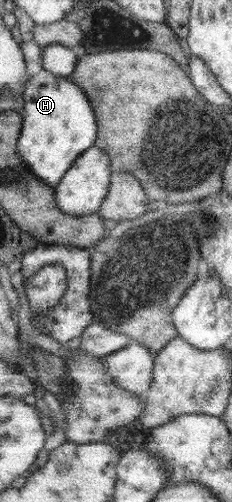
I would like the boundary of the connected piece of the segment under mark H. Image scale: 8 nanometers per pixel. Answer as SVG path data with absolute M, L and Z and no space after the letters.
M44 69L29 78L23 98L25 103L21 112L24 115L24 128L18 142L19 153L31 174L39 176L56 189L66 172L73 167L74 161L97 143L98 123L93 104L80 85L70 78L54 76L52 72Z

